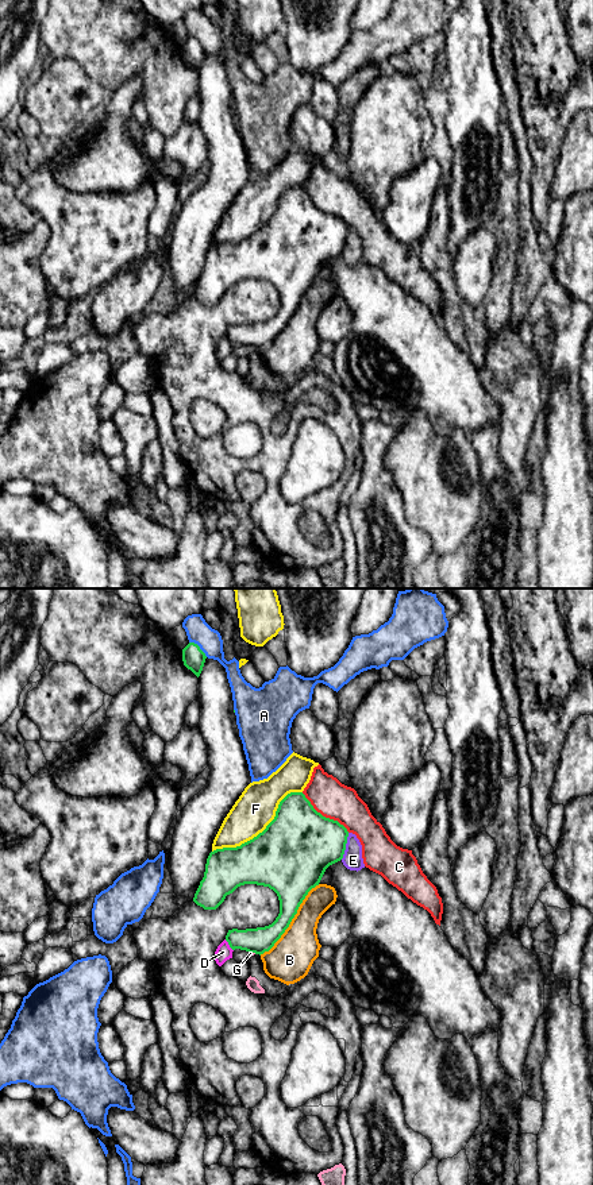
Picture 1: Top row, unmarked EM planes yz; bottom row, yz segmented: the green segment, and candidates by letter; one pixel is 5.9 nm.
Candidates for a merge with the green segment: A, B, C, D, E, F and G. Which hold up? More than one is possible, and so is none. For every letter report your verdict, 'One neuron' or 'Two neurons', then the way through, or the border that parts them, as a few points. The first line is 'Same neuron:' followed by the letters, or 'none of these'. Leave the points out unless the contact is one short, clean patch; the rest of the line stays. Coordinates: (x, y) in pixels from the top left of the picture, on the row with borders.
Same neuron: none of these
A: Two neurons
B: Two neurons
C: Two neurons
D: Two neurons
E: Two neurons
F: Two neurons
G: Two neurons. Boundary: yz (250, 952), (255, 953)

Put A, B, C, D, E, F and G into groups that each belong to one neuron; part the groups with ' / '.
A / B / C / D / E / F / G

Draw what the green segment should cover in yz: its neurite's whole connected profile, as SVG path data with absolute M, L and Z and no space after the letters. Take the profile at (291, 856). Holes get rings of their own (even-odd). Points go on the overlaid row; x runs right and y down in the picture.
M290 792L280 802L274 819L262 833L240 846L209 853L193 902L204 910L216 910L226 896L240 885L257 884L273 889L280 900L280 914L272 925L232 929L226 935L232 950L240 949L261 956L281 938L308 892L319 885L326 869L343 858L347 837L347 829L317 812L303 792Z

